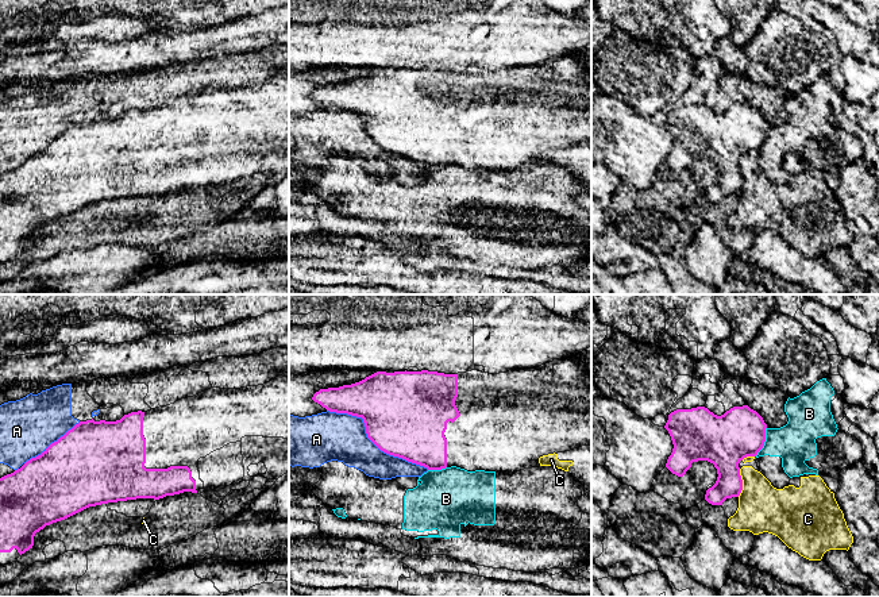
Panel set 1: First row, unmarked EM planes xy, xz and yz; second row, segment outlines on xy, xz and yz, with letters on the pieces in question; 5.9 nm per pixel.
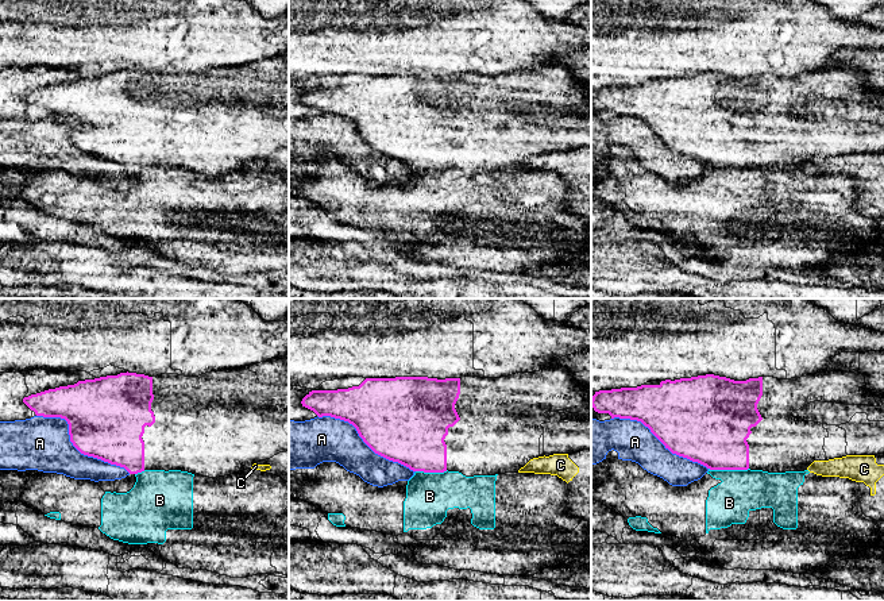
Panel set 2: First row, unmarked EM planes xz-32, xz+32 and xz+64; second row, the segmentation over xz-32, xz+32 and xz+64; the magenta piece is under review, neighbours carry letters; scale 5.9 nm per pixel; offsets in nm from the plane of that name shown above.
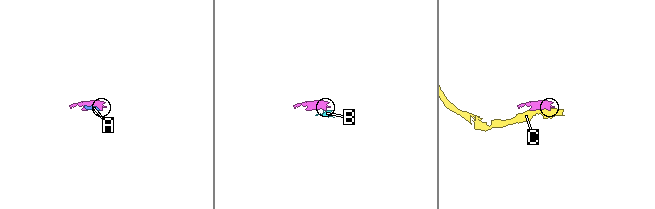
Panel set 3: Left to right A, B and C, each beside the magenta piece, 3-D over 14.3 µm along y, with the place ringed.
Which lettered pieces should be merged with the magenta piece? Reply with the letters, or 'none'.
none

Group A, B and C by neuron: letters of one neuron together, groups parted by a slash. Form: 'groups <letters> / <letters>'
groups A / B / C

